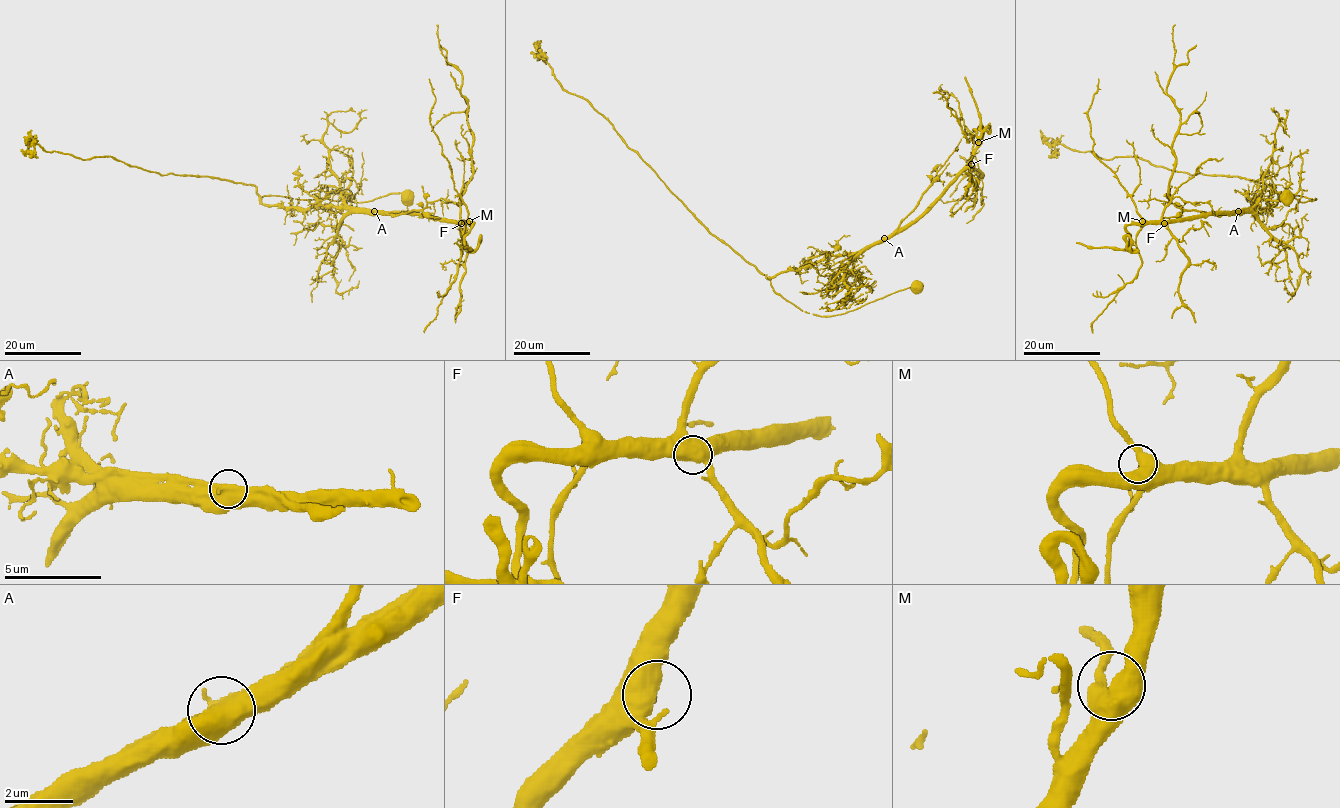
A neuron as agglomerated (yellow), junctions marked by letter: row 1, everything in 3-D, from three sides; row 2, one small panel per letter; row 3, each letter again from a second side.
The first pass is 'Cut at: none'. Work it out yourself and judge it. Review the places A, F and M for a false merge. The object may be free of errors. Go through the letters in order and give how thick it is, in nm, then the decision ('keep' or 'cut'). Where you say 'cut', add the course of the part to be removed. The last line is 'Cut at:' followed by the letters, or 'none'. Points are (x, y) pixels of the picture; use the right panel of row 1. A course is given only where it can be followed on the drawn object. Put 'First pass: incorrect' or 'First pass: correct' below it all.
A: 650 nm | cut | (1238, 211), (1272, 206), (1274, 186), (1177, 172), (1142, 158), (1103, 159), (1039, 130)
F: 650 nm | keep
M: 550 nm | keep
Cut at: A
First pass: incorrect

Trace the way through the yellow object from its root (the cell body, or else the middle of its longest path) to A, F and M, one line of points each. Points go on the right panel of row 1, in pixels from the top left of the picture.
A: (1288, 198), (1286, 193), (1302, 202), (1315, 199), (1286, 195), (1268, 208), (1256, 205), (1238, 211)
F: (1288, 198), (1286, 193), (1302, 202), (1315, 199), (1286, 195), (1268, 208), (1201, 213), (1164, 223)
M: (1288, 198), (1286, 193), (1302, 202), (1315, 199), (1286, 195), (1263, 209), (1256, 205), (1245, 211), (1142, 221)

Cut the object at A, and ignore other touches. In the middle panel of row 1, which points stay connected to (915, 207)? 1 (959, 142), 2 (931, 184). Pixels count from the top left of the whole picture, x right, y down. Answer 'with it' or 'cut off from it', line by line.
1: with it
2: with it

